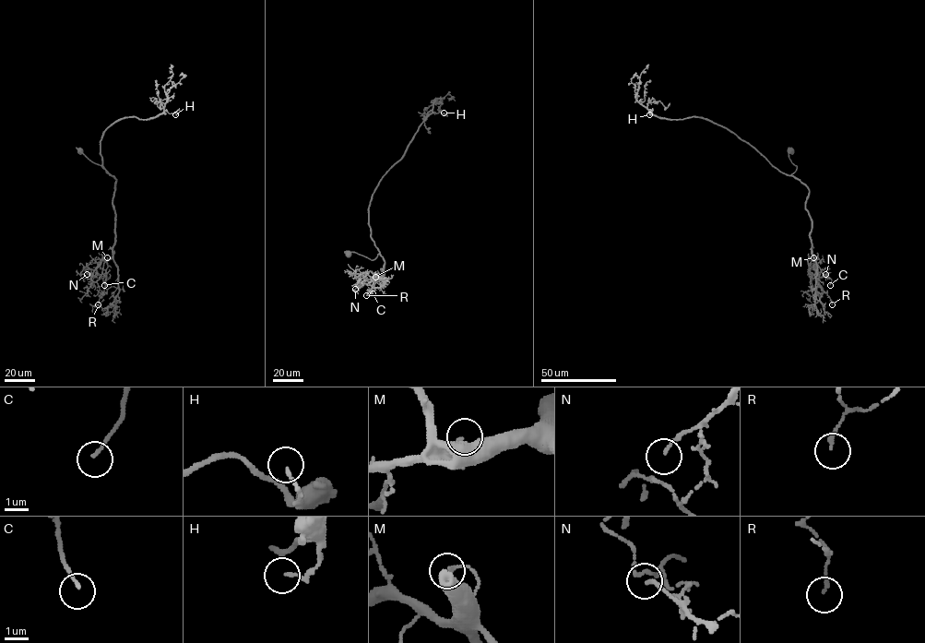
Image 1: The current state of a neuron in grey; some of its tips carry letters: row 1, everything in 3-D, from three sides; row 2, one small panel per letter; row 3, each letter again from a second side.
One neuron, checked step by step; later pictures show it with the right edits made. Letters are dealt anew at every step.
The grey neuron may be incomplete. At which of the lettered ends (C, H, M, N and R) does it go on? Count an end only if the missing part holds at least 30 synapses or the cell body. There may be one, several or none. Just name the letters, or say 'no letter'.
no letter

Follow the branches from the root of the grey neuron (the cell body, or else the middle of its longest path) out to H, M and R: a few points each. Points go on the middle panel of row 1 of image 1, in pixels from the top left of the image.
H: (349, 254), (373, 260), (379, 253), (368, 222), (373, 195), (420, 125), (433, 113), (444, 113)
M: (349, 254), (355, 252), (372, 260), (379, 254), (385, 262), (383, 272), (381, 269), (384, 275), (375, 277)
R: (349, 254), (355, 252), (372, 260), (378, 254), (383, 257), (384, 275), (371, 280), (374, 282), (366, 295)

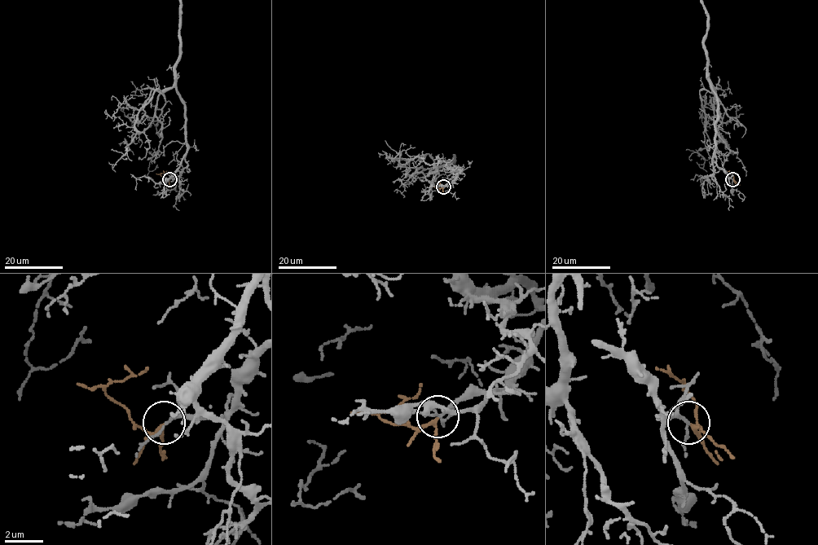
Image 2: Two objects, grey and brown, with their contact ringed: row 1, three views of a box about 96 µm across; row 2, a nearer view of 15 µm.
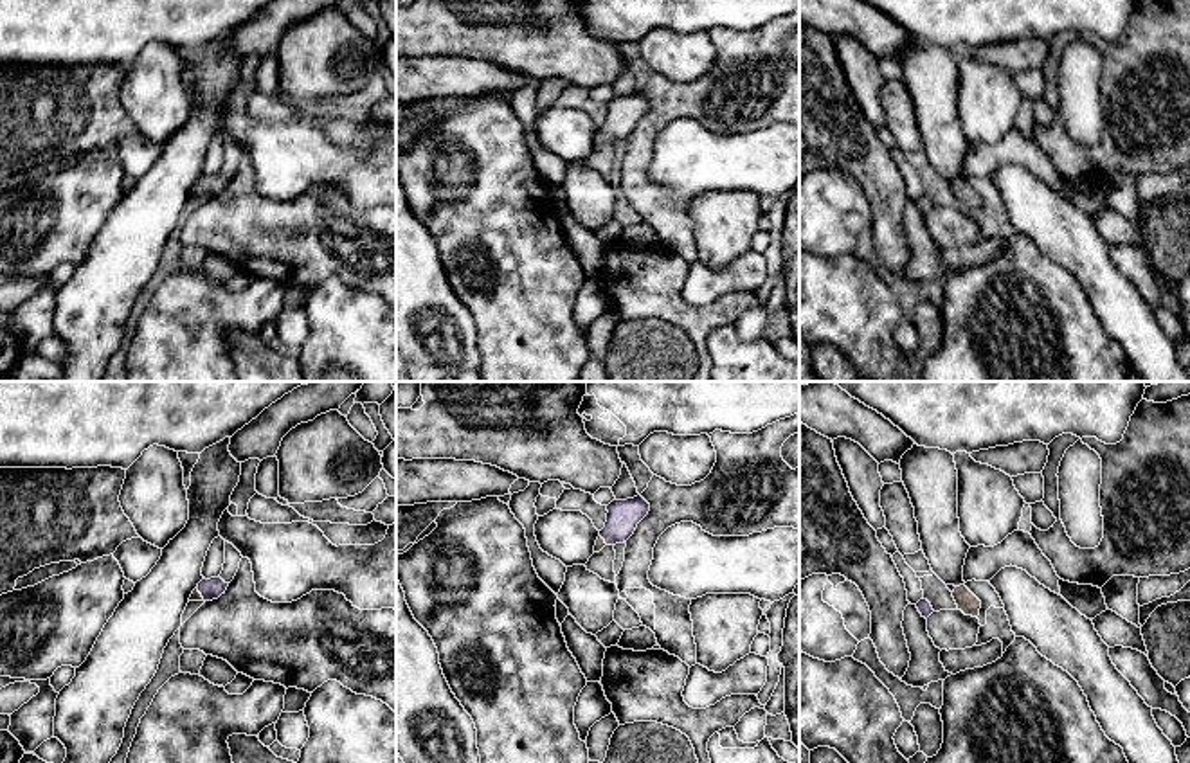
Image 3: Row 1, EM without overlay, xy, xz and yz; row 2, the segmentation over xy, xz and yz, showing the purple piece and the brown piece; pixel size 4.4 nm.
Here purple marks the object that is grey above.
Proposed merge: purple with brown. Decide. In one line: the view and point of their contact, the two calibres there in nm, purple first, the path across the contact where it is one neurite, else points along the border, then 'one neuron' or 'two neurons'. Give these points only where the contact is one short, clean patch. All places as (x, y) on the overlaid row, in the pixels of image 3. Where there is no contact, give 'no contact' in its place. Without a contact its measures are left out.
contact xy (198, 591); calibres 100 and 50 nm; way xy (211, 589), (198, 591), (195, 596); one neuron

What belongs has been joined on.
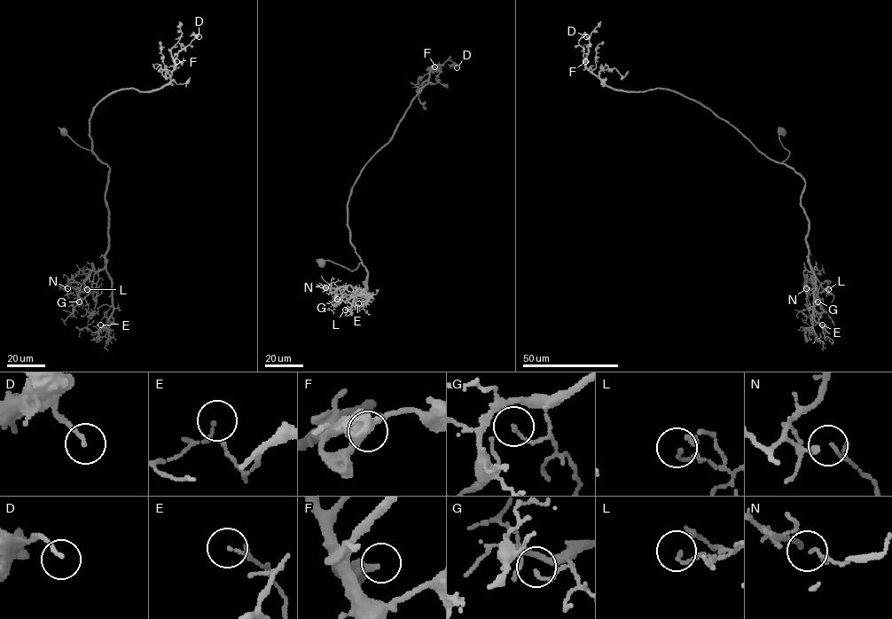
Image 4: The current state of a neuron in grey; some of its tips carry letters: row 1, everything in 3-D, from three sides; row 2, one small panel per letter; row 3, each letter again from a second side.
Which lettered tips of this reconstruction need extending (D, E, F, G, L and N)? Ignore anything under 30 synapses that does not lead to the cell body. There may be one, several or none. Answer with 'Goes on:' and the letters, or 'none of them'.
Goes on: L

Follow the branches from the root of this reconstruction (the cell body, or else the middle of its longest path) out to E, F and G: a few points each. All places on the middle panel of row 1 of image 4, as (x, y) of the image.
E: (322, 263), (330, 260), (351, 270), (359, 263), (365, 267), (363, 290), (371, 296), (355, 308), (358, 303)
F: (322, 263), (330, 260), (352, 270), (361, 262), (348, 223), (349, 193), (434, 66)
G: (322, 263), (330, 260), (351, 270), (359, 263), (365, 267), (366, 289), (337, 299)

